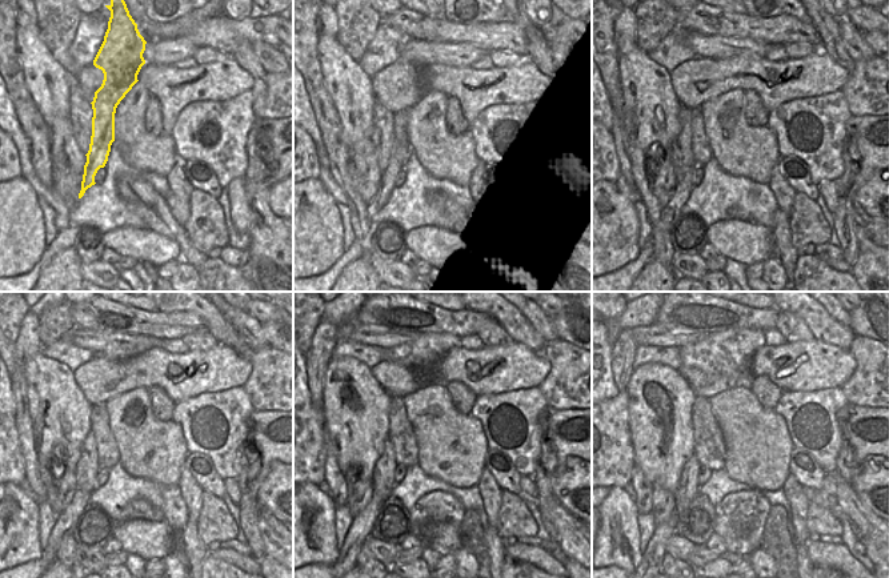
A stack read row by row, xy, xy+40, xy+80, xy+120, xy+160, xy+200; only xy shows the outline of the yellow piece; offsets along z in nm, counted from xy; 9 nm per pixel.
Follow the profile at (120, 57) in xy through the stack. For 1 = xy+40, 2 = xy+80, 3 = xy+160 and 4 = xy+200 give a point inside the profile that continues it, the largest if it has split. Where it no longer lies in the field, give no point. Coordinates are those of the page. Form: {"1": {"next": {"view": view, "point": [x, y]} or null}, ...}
{"1": {"next": {"view": "xy+40", "point": [400, 149]}}, "2": {"next": {"view": "xy+80", "point": [671, 212]}}, "3": {"next": {"view": "xy+160", "point": [361, 529]}}, "4": {"next": {"view": "xy+200", "point": [649, 562]}}}

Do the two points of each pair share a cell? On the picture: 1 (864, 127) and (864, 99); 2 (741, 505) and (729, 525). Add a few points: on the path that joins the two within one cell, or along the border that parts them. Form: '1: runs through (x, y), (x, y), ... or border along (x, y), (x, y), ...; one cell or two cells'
1: border along (852, 115), (875, 116); two cells
2: runs through (741, 510), (735, 520); one cell

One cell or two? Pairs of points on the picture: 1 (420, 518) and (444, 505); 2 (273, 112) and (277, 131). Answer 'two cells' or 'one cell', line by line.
1: one cell
2: two cells

